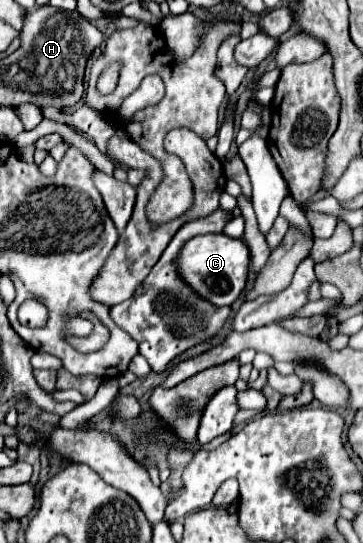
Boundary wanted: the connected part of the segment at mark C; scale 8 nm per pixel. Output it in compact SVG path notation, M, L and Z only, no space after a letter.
M225 233L197 235L181 247L181 257L177 259L177 273L181 279L209 303L223 307L231 305L243 291L247 281L249 249L241 239L231 239Z

